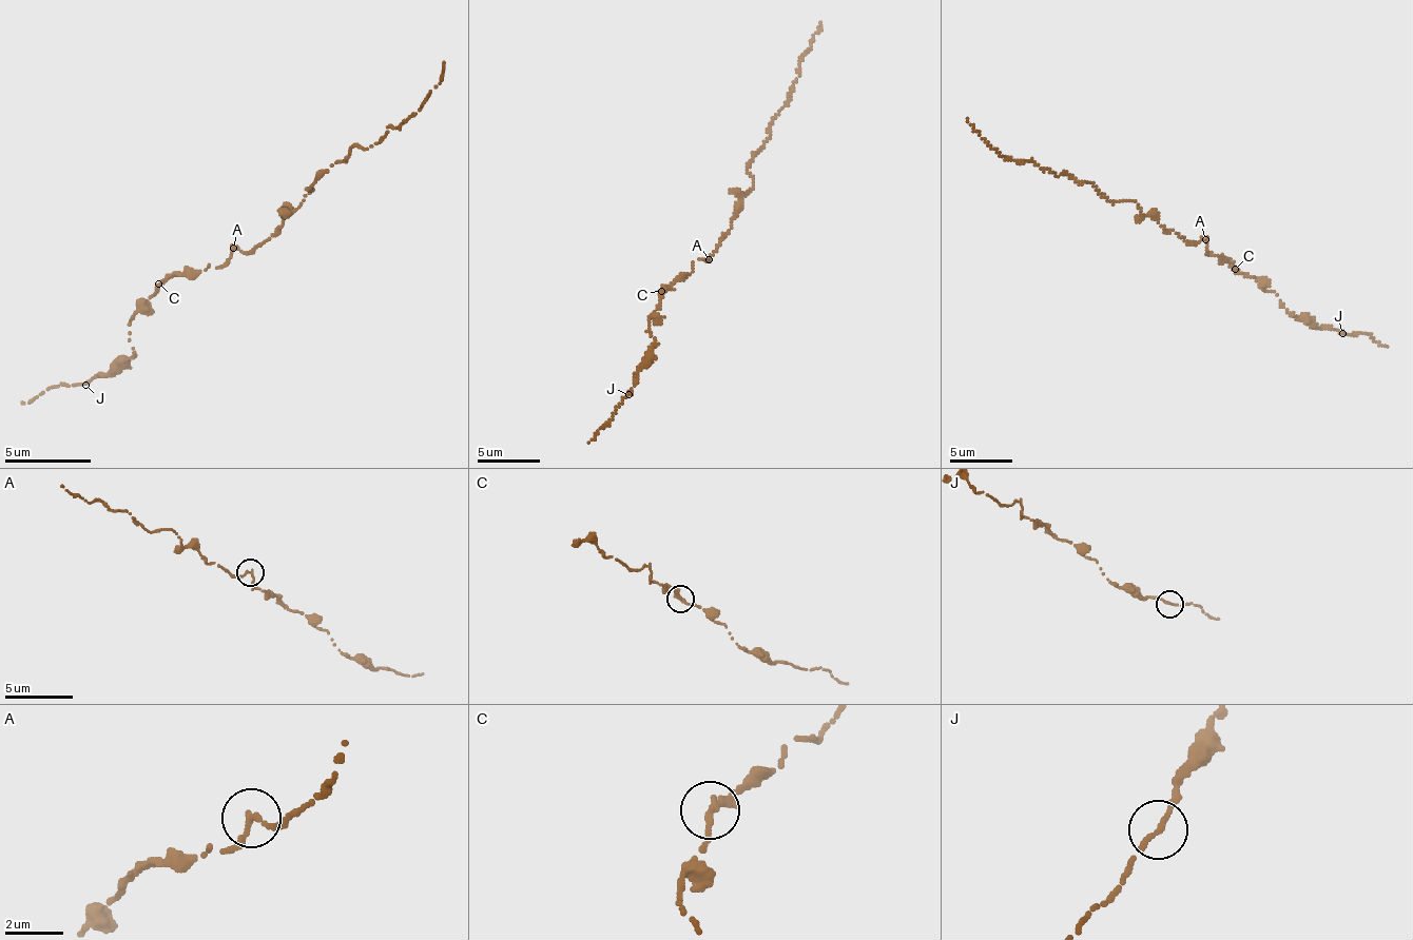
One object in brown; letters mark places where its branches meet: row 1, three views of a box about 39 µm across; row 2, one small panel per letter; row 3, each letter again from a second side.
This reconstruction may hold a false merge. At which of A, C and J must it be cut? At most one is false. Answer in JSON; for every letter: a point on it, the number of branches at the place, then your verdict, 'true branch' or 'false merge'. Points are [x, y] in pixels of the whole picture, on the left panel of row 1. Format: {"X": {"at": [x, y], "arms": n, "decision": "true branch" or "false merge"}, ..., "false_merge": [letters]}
{"A": {"at": [233, 248], "arms": 2, "decision": "true branch"}, "C": {"at": [158, 284], "arms": 2, "decision": "true branch"}, "J": {"at": [85, 385], "arms": 2, "decision": "true branch"}, "false_merge": []}

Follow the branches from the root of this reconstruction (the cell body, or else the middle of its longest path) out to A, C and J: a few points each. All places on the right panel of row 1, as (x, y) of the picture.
A: (1186, 241), (1204, 240)
C: (1186, 241), (1204, 240), (1206, 254), (1227, 258), (1236, 270)
J: (1186, 241), (1204, 240), (1206, 254), (1227, 258), (1274, 291), (1293, 316), (1342, 333)

